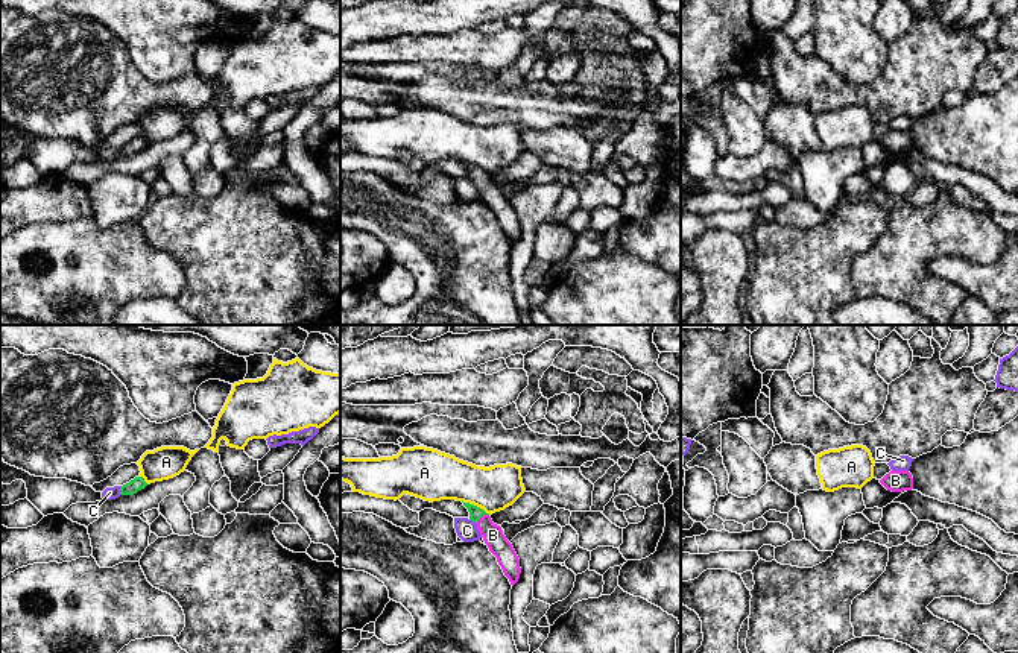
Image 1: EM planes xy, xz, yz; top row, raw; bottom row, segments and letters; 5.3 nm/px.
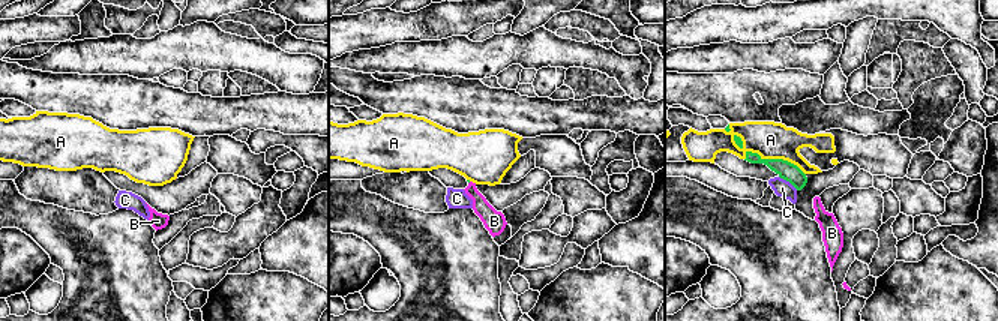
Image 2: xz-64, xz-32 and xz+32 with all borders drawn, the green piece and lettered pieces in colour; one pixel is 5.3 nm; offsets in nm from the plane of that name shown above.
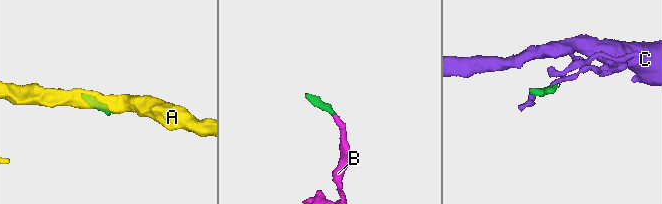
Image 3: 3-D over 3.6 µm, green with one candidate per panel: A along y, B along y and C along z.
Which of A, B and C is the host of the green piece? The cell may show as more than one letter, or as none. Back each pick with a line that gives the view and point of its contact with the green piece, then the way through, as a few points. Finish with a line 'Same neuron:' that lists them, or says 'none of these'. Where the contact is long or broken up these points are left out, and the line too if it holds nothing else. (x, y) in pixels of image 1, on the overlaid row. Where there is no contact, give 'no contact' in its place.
B: xz (482, 515) | across xz (476, 514), (482, 515), (485, 526), (493, 535)
Same neuron: B

